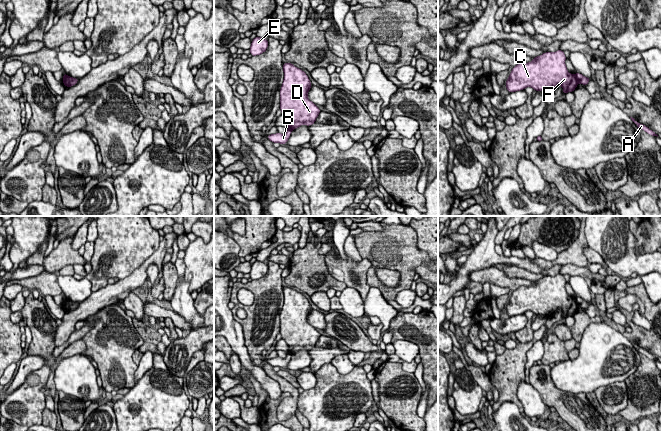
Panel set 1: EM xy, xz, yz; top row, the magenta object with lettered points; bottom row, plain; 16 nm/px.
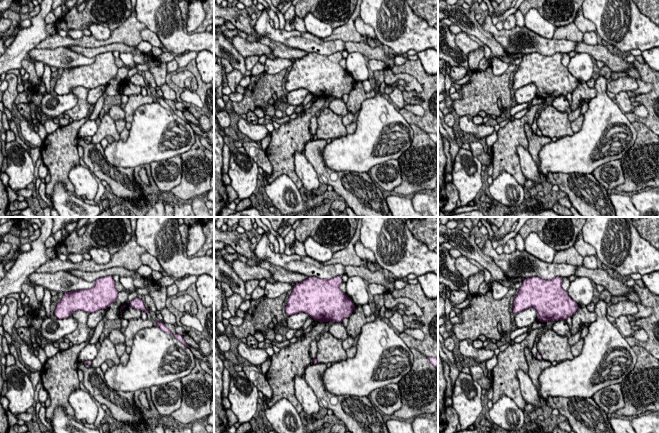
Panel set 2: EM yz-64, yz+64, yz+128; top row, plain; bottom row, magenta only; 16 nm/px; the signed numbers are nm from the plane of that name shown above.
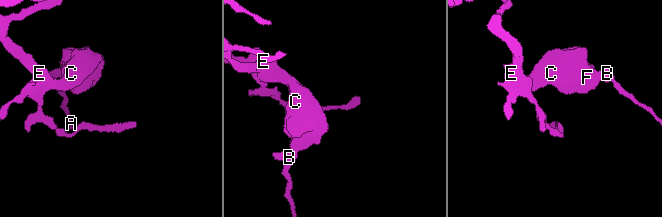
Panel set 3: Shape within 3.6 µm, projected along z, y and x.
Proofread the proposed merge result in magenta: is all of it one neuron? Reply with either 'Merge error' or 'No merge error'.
Merge error

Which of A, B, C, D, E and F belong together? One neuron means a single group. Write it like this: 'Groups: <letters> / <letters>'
Groups: A B / C D E F

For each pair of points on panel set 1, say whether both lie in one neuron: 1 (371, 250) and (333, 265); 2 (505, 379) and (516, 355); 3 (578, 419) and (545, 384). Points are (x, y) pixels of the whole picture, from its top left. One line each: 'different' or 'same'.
1: different
2: same
3: same

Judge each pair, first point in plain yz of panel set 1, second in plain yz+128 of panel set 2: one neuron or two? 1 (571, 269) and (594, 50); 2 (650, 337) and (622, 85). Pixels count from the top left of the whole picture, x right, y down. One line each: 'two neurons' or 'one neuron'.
1: one neuron
2: two neurons

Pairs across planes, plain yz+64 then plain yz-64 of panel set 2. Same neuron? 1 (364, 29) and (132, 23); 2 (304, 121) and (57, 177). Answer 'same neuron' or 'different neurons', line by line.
1: different neurons
2: same neuron

